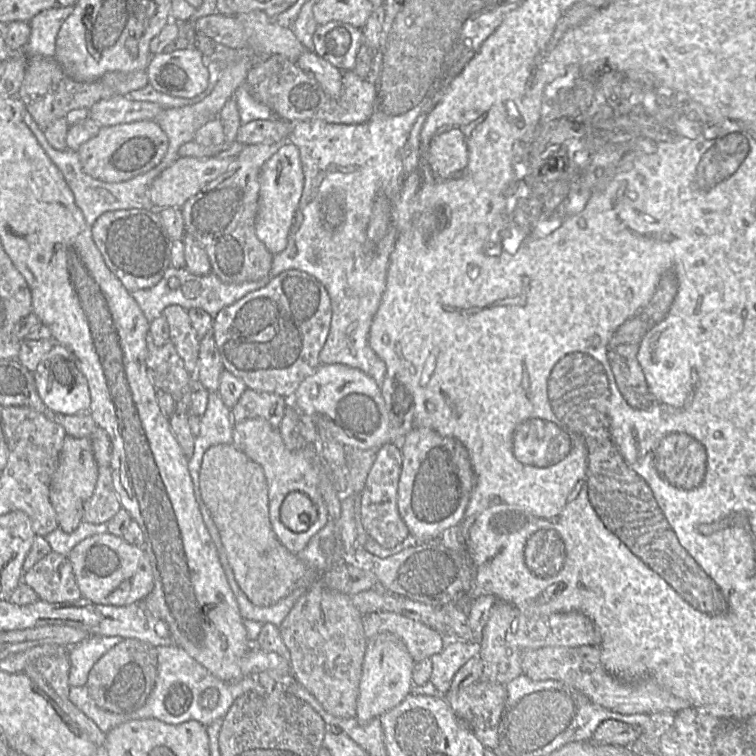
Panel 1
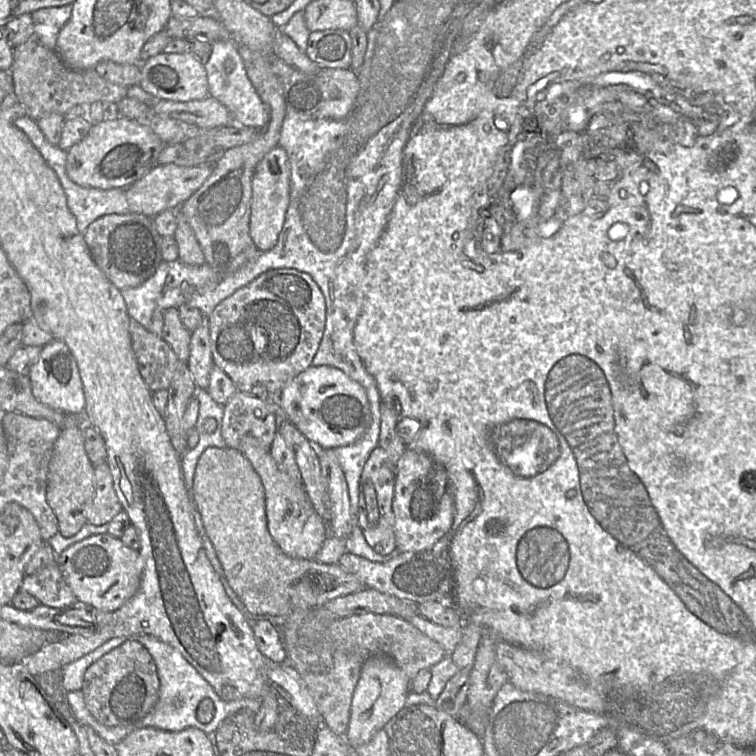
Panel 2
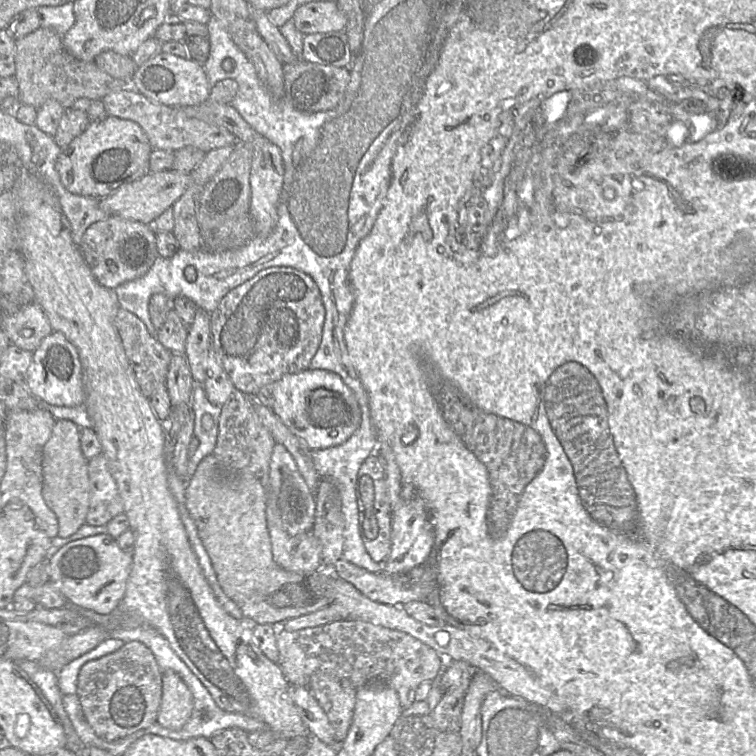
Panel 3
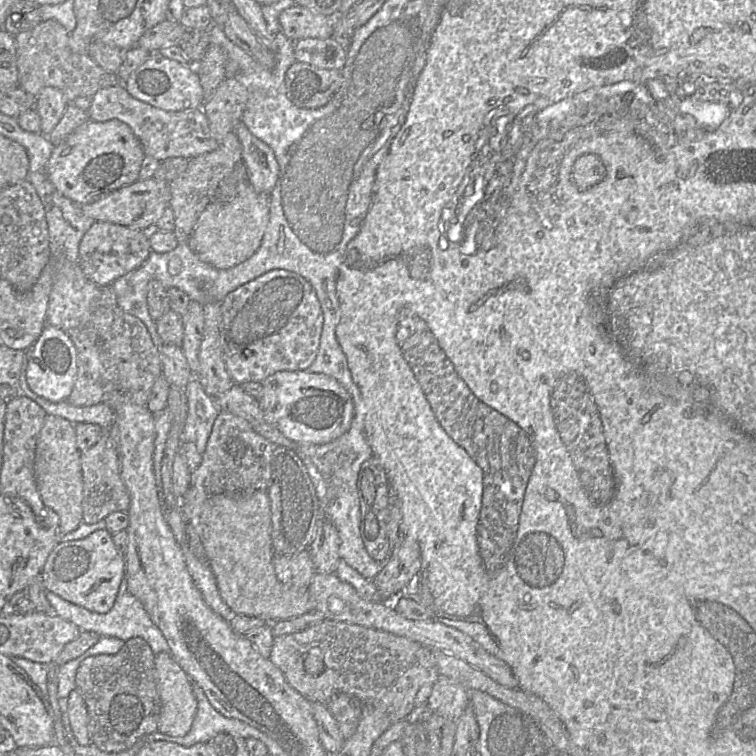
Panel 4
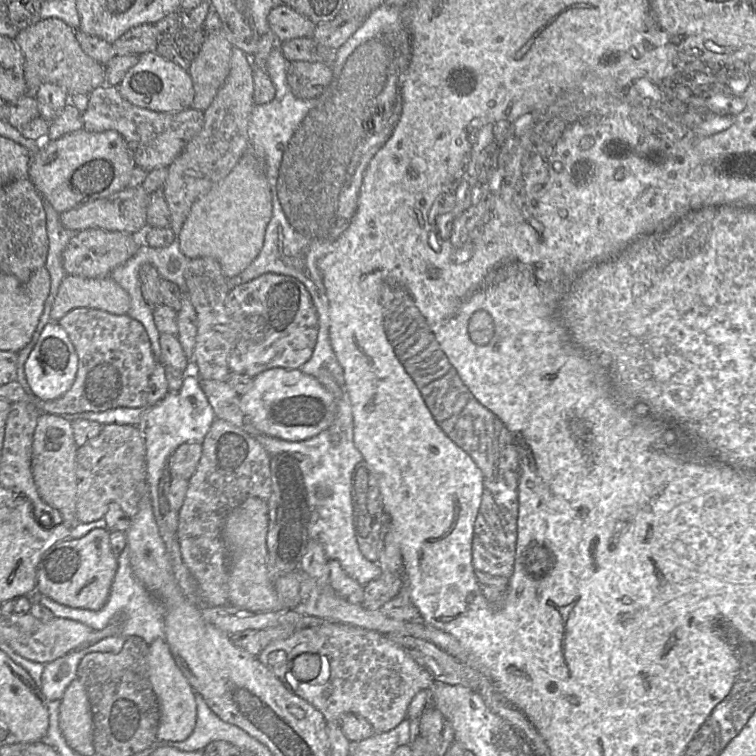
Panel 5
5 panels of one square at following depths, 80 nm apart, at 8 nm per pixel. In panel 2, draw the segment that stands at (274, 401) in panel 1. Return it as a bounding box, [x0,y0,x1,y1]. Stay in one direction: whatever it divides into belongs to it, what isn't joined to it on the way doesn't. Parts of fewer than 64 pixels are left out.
[221,391,277,449]

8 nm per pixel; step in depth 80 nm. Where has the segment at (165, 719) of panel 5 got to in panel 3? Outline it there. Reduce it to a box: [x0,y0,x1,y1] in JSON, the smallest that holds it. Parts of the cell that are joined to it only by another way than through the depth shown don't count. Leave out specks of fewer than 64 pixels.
[157,670,193,730]

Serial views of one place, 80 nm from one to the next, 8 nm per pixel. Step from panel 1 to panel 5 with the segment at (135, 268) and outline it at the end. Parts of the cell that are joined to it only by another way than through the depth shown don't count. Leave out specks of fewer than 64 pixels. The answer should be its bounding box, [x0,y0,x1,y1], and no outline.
[63,228,141,278]

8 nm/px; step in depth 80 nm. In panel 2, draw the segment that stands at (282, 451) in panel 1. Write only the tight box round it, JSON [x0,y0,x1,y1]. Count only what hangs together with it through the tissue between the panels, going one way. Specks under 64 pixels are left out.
[238,435,326,560]

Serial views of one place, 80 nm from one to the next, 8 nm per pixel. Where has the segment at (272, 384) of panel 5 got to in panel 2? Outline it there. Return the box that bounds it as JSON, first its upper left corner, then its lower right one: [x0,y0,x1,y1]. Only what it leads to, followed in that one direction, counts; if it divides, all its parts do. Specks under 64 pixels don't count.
[280,366,371,449]

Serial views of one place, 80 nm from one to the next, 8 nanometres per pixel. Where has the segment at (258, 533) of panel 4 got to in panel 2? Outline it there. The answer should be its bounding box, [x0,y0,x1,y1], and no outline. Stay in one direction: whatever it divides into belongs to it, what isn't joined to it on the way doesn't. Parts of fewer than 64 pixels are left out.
[193,447,365,616]

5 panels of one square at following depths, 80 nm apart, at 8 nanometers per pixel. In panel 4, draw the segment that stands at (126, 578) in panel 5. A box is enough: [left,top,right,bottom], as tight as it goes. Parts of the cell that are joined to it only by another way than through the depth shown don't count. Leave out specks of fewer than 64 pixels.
[47,574,170,655]

